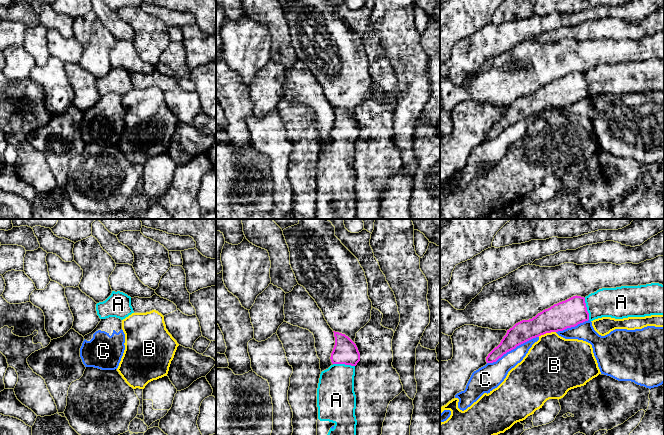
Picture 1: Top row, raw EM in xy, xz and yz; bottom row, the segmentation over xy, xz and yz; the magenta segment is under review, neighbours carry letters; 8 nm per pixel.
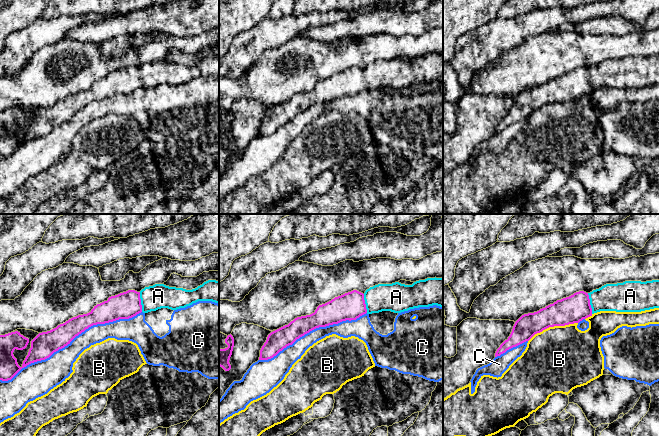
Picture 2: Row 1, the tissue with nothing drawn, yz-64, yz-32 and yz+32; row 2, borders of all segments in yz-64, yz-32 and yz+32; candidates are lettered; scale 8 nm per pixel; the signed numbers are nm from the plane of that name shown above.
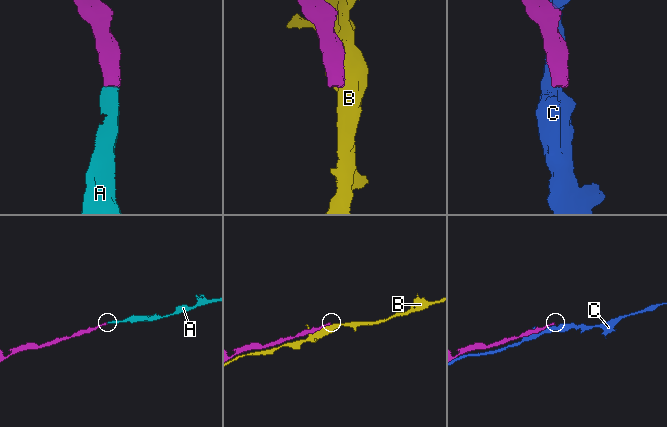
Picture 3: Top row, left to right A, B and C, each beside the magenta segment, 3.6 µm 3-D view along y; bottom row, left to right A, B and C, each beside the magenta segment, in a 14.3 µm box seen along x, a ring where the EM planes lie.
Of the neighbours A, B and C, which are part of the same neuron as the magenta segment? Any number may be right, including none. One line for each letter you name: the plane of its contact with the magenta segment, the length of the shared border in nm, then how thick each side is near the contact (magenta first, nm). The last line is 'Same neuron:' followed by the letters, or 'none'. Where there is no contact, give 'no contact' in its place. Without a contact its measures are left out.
A: xz | 180 nm | 200/300 nm
Same neuron: A

